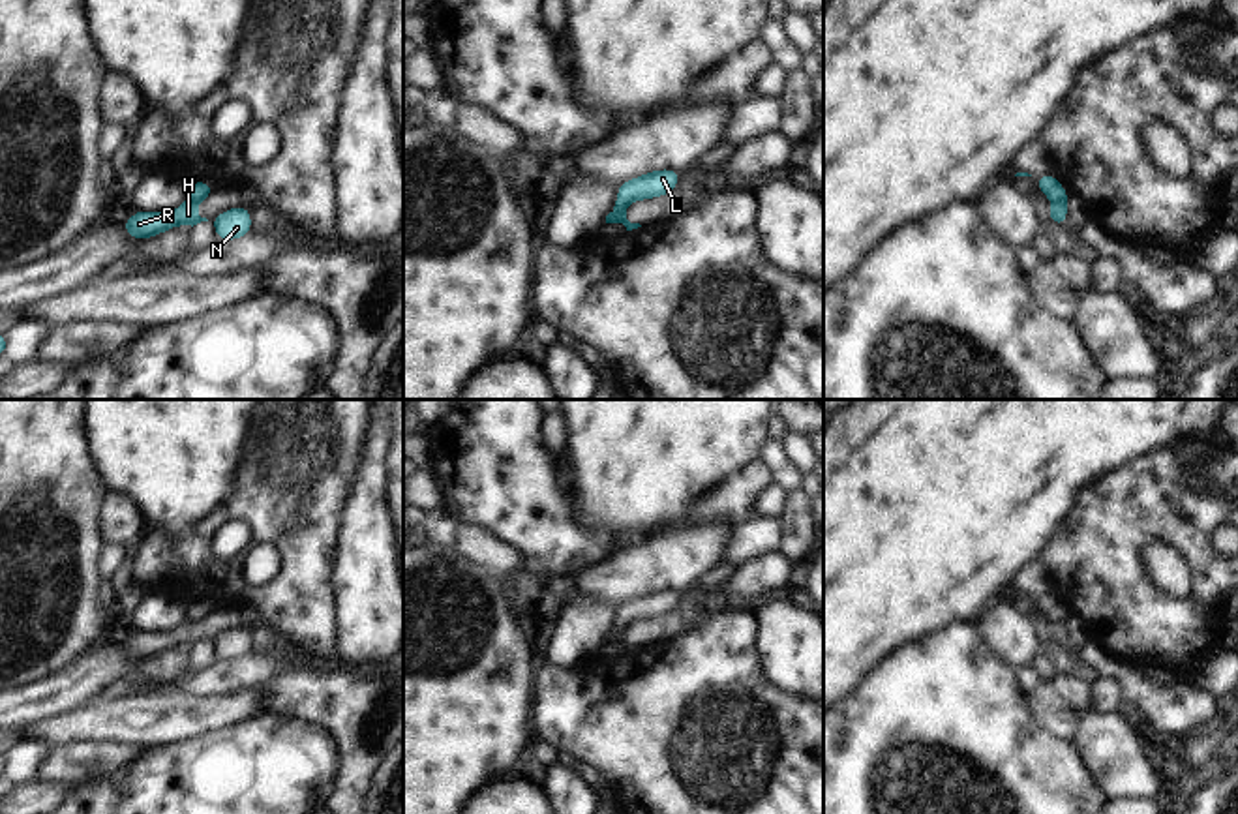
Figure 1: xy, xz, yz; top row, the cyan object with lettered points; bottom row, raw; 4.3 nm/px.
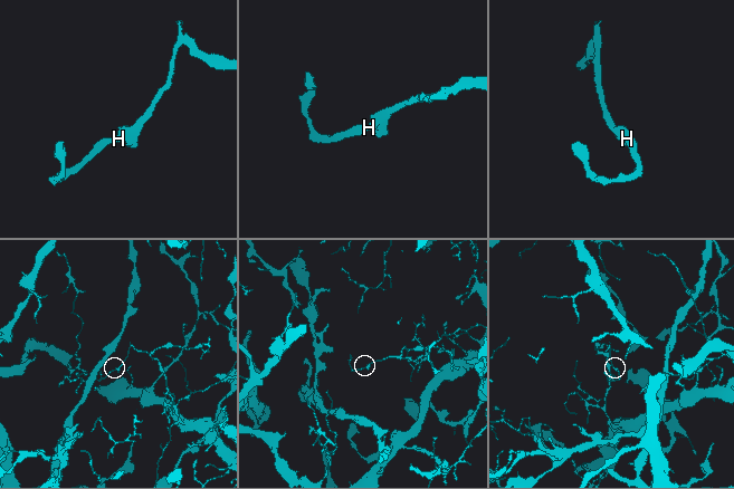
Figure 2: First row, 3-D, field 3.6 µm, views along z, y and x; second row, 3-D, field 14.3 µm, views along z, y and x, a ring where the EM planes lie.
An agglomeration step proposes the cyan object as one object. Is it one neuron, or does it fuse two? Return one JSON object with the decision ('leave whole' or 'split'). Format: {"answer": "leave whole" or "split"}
{"answer": "split"}

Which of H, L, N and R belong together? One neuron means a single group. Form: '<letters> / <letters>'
H R / L N

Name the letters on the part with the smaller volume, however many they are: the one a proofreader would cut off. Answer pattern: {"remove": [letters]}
{"remove": ["H", "R"]}

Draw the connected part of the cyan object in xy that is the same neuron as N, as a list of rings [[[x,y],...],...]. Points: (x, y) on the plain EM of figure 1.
[[[234,626],[219,632],[212,643],[218,660],[238,660],[251,653],[251,630],[246,626]]]

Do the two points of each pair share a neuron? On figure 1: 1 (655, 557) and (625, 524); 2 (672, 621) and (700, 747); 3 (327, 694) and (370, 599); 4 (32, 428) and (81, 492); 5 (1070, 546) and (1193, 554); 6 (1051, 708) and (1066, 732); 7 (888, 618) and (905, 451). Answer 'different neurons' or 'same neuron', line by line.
1: different neurons
2: different neurons
3: different neurons
4: same neuron
5: same neuron
6: same neuron
7: same neuron

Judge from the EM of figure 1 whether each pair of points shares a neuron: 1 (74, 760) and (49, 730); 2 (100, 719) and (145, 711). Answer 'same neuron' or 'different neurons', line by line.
1: different neurons
2: same neuron

